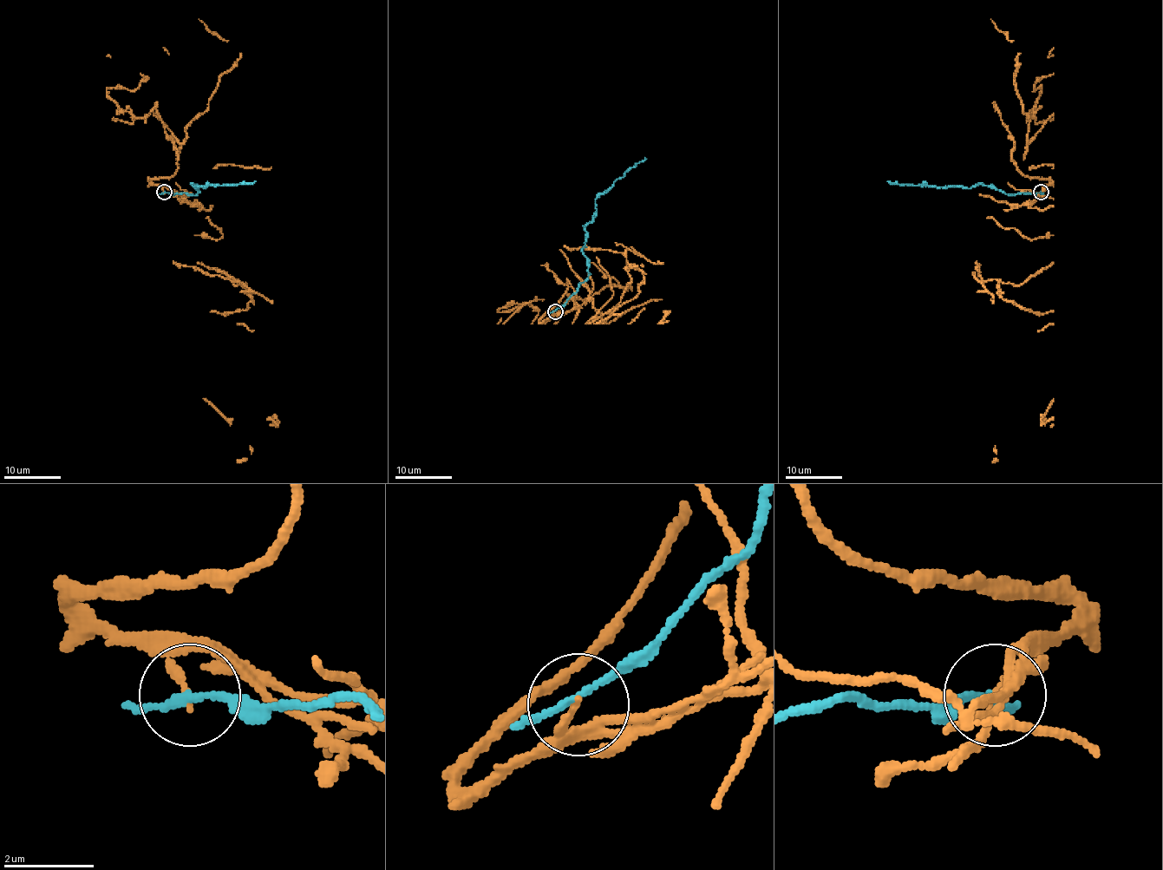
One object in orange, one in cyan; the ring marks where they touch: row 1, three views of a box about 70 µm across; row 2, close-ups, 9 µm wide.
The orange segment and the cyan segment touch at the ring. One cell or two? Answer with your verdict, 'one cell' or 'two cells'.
two cells

